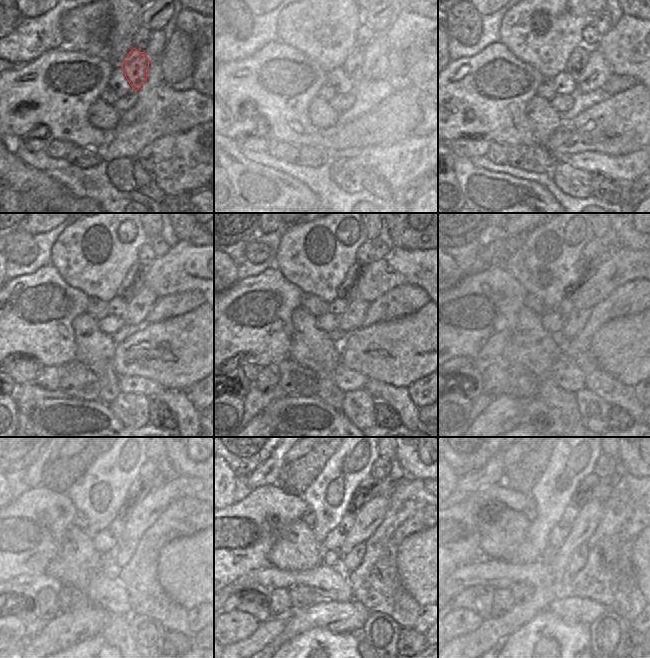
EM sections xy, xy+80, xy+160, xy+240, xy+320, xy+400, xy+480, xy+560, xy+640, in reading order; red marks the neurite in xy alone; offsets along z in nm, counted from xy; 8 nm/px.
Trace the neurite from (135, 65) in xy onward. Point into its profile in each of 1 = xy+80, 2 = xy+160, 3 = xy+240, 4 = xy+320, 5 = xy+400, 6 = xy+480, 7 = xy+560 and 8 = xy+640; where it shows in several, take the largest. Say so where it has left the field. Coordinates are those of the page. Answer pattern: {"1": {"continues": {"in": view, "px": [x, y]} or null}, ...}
{"1": {"continues": {"in": "xy+80", "px": [353, 66]}}, "2": {"continues": {"in": "xy+160", "px": [579, 57]}}, "3": {"continues": {"in": "xy+240", "px": [133, 282]}}, "4": {"continues": {"in": "xy+320", "px": [348, 289]}}, "5": {"continues": {"in": "xy+400", "px": [587, 267]}}, "6": {"continues": {"in": "xy+480", "px": [140, 488]}}, "7": {"continues": {"in": "xy+560", "px": [367, 490]}}, "8": {"continues": {"in": "xy+640", "px": [582, 495]}}}

